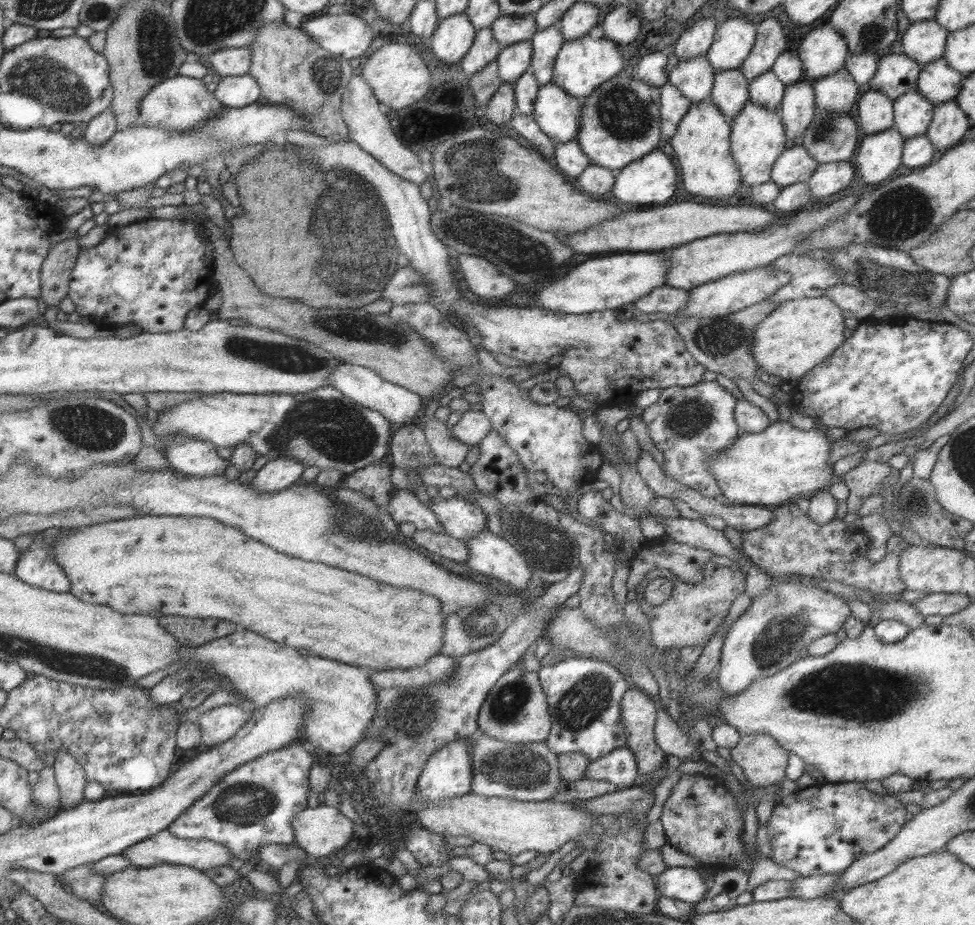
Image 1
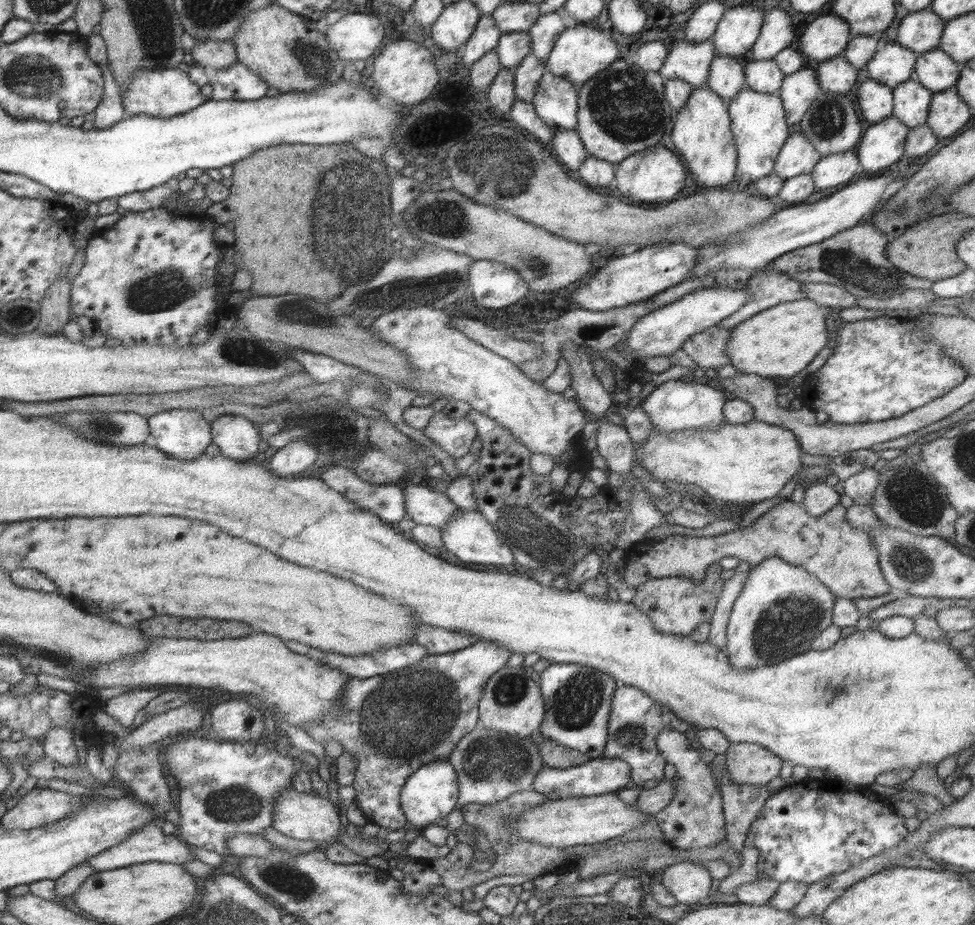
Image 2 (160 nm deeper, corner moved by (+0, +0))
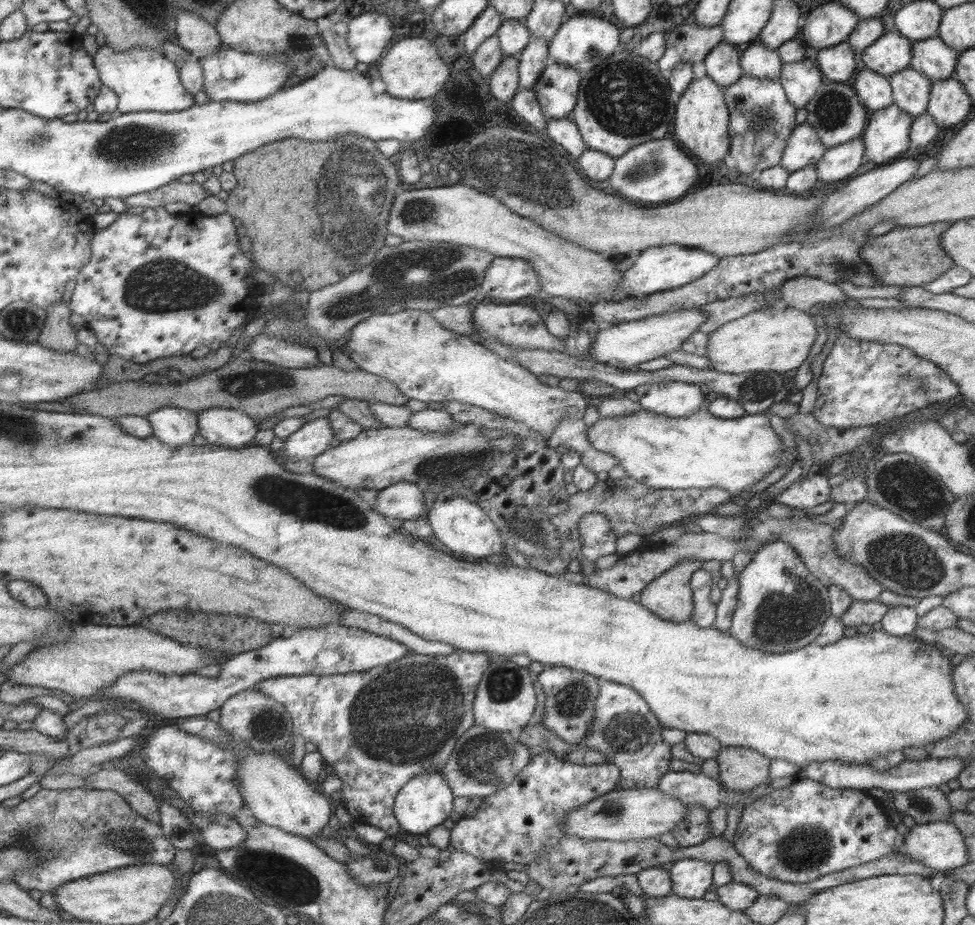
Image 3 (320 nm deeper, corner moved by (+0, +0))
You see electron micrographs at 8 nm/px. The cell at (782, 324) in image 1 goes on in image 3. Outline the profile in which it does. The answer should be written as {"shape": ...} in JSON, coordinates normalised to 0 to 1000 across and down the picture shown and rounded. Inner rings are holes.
{"shape":[[[809,330],[803,335],[797,332],[773,335],[736,352],[726,361],[723,372],[726,398],[744,404],[791,401],[798,408],[807,400],[817,399],[826,389],[836,362],[836,351],[828,335]]]}

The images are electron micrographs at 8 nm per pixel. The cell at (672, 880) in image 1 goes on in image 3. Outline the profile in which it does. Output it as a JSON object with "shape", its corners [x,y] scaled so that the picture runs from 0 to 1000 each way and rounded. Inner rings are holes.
{"shape":[[[698,928],[683,937],[687,943],[689,965],[701,971],[719,971],[731,954],[731,932]]]}

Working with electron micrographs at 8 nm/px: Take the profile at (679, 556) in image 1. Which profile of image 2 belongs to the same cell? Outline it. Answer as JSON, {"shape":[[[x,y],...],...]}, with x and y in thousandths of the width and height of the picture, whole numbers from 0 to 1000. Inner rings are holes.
{"shape":[[[804,539],[775,560],[770,565],[770,569],[757,570],[747,576],[723,581],[697,577],[685,578],[673,588],[668,588],[662,599],[659,599],[659,588],[653,588],[653,592],[646,592],[643,597],[643,609],[641,609],[640,622],[638,623],[639,630],[652,637],[653,634],[661,631],[662,628],[698,622],[705,627],[709,627],[711,631],[717,631],[721,627],[723,615],[728,610],[735,609],[743,601],[753,601],[759,606],[767,608],[770,613],[778,610],[788,601],[798,601],[809,610],[825,614],[858,646],[875,650],[875,648],[879,646],[895,646],[910,642],[914,637],[908,630],[908,626],[906,626],[906,622],[902,616],[899,596],[892,587],[891,576],[875,571],[868,565],[866,562],[867,551],[868,549],[858,544],[848,554],[840,558],[832,558],[819,545]]]}

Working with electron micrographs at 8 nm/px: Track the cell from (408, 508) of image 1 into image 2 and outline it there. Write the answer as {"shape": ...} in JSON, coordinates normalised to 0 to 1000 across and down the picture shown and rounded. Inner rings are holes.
{"shape":[[[337,503],[327,512],[337,528],[353,534],[368,549],[388,558],[394,565],[405,568],[414,559],[412,528],[385,524],[370,519],[360,506]]]}

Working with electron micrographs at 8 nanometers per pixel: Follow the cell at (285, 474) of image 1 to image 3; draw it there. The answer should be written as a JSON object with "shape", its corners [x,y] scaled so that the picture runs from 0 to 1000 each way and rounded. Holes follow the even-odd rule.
{"shape":[[[336,451],[323,452],[311,457],[291,476],[287,491],[301,499],[320,496],[338,482],[342,471]]]}

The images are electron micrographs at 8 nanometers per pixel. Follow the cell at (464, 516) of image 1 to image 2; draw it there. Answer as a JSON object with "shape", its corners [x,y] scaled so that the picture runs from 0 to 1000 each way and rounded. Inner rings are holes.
{"shape":[[[436,522],[417,523],[412,528],[412,533],[414,559],[426,566],[442,568],[452,572],[469,549],[456,533],[442,530]]]}

